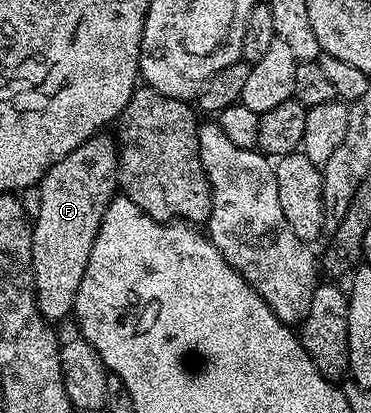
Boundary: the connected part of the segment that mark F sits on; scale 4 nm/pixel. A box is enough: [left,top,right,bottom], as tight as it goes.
[31,132,117,324]

